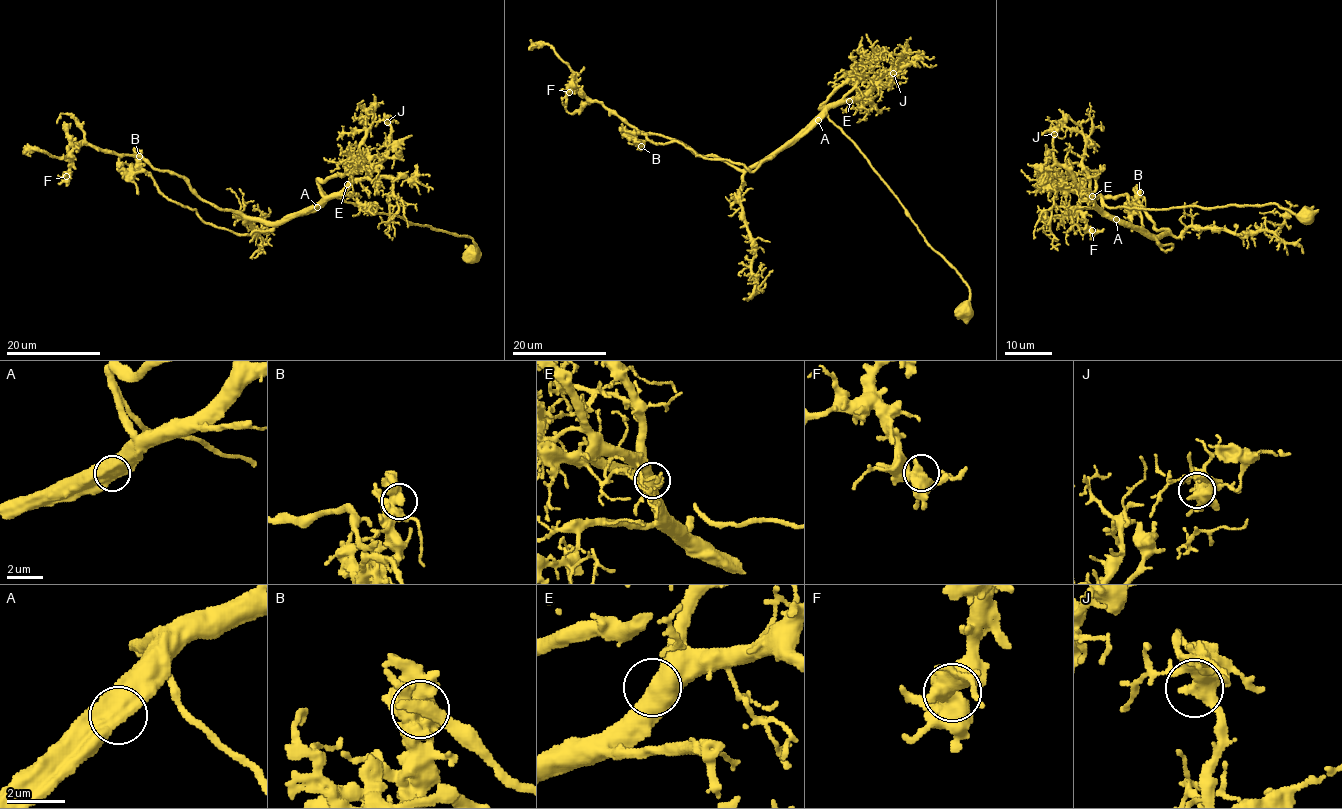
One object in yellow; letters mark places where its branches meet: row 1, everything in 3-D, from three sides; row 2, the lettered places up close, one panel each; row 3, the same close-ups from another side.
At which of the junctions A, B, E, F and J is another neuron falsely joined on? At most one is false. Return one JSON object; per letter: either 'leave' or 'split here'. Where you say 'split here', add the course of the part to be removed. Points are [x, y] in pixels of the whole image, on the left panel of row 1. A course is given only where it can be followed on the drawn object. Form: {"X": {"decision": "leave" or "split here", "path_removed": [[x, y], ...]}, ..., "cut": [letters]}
{"A": {"decision": "split here", "path_removed": [[317, 206], [324, 202], [323, 192], [375, 213], [470, 237], [475, 243], [477, 252], [474, 251]]}, "B": {"decision": "leave"}, "E": {"decision": "leave"}, "F": {"decision": "leave"}, "J": {"decision": "leave"}, "cut": ["A"]}

